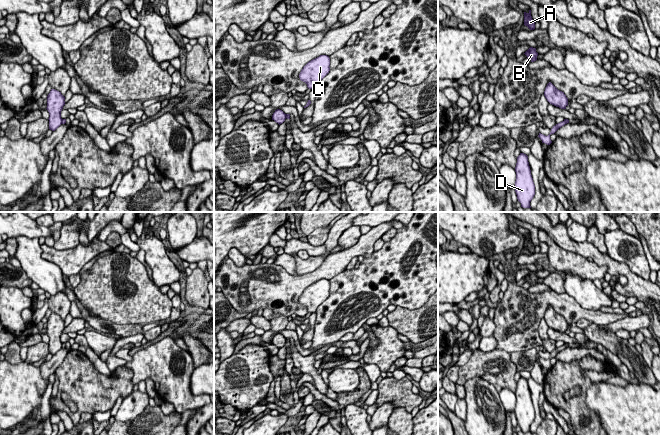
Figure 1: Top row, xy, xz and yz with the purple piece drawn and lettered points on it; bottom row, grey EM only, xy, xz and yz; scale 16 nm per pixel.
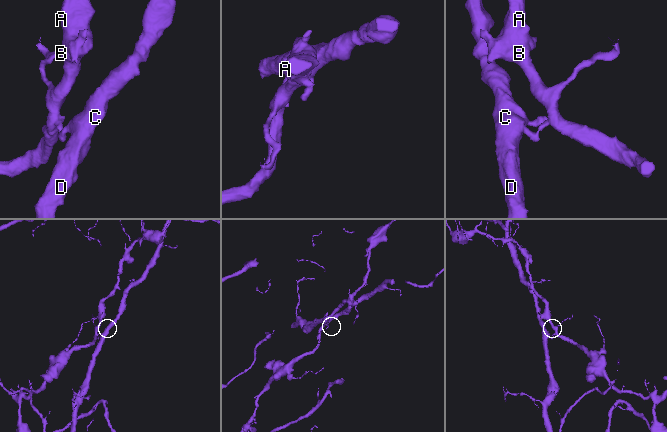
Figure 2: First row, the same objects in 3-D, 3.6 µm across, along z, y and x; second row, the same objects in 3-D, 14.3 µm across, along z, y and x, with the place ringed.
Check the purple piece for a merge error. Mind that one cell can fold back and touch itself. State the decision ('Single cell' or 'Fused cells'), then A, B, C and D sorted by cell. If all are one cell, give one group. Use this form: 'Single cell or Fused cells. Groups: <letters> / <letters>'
Fused cells. Groups: A B / C D

